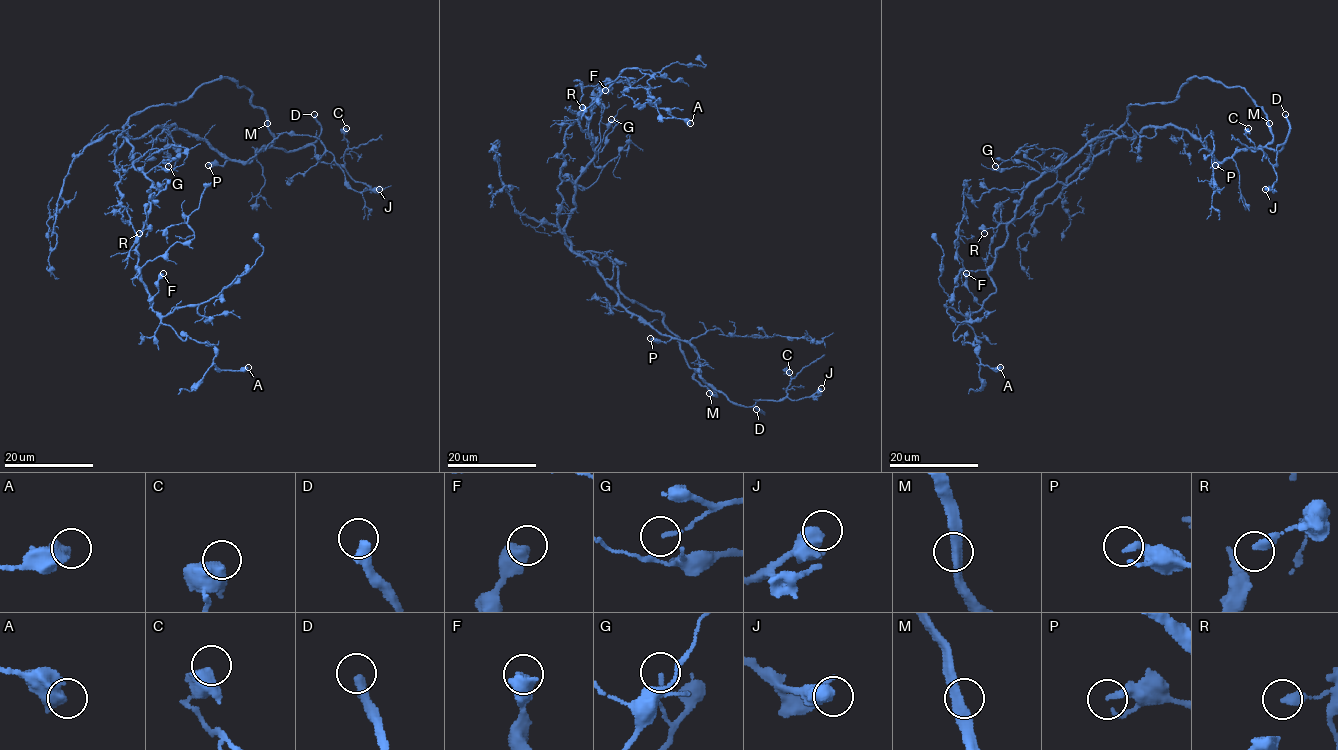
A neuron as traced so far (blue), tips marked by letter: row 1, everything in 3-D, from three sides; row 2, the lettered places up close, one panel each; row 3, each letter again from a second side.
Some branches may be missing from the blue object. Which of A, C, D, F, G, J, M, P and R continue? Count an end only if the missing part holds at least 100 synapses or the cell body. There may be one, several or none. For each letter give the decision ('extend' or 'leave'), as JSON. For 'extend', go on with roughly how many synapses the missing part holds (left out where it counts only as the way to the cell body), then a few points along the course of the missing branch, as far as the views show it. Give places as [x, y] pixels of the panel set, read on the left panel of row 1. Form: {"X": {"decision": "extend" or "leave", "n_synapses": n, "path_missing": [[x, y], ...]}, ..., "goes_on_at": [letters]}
{"A": {"decision": "leave"}, "C": {"decision": "leave"}, "D": {"decision": "extend", "path_missing": [[314, 114], [320, 106], [306, 102], [288, 79], [271, 65], [261, 64], [258, 58]]}, "F": {"decision": "leave"}, "G": {"decision": "leave"}, "J": {"decision": "leave"}, "M": {"decision": "leave"}, "P": {"decision": "leave"}, "R": {"decision": "leave"}, "goes_on_at": ["D"]}

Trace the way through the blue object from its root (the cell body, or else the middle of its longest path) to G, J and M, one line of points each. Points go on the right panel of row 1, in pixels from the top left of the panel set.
G: (1099, 137), (1091, 139), (1065, 162), (1043, 172), (1015, 160), (1005, 160), (995, 166)
J: (1099, 137), (1175, 125), (1220, 162), (1282, 144), (1276, 180), (1265, 189)
M: (1099, 137), (1133, 138), (1146, 126), (1175, 125), (1222, 162), (1267, 144), (1269, 123)

